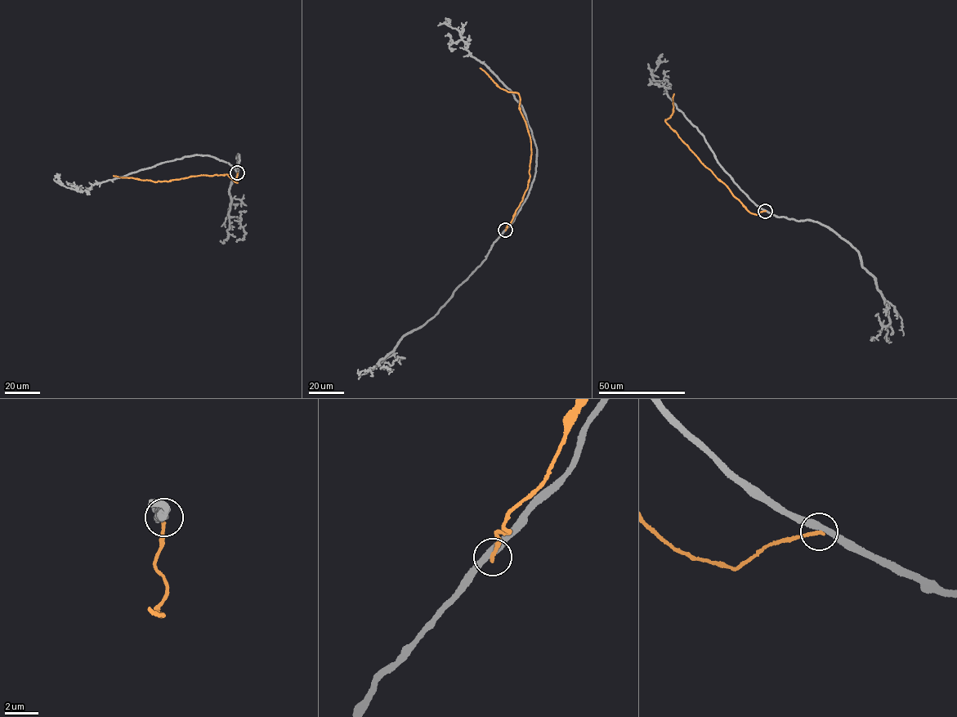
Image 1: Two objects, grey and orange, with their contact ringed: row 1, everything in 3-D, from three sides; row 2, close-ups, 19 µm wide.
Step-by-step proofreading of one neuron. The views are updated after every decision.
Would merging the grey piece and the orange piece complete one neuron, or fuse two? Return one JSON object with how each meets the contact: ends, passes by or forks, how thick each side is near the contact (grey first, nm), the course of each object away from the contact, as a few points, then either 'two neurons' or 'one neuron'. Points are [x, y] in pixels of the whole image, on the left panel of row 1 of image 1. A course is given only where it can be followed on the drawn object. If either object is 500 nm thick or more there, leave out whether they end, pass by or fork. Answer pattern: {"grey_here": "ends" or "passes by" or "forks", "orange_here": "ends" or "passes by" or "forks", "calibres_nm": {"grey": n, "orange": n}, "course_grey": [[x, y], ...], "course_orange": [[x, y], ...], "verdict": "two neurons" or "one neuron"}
{"grey_here": "passes by", "orange_here": "ends", "calibres_nm": {"grey": 400, "orange": 200}, "course_grey": [[237, 172], [228, 163], [197, 154], [158, 163], [80, 191], [61, 185], [56, 173]], "course_orange": [[237, 172], [237, 183], [226, 174], [192, 176], [167, 181], [113, 175]], "verdict": "two neurons"}

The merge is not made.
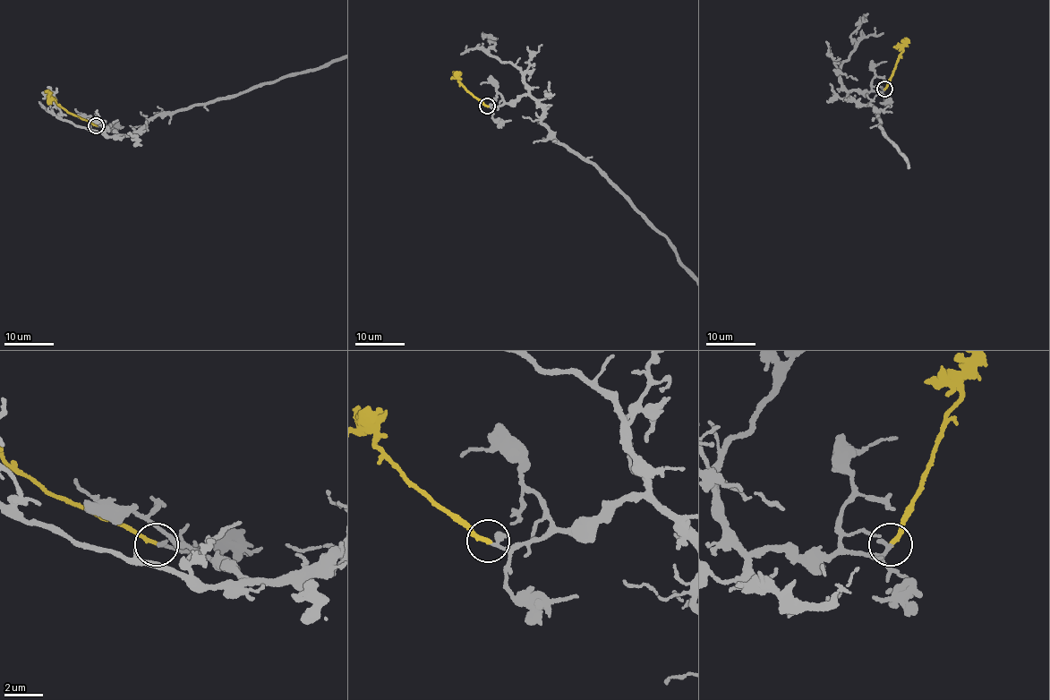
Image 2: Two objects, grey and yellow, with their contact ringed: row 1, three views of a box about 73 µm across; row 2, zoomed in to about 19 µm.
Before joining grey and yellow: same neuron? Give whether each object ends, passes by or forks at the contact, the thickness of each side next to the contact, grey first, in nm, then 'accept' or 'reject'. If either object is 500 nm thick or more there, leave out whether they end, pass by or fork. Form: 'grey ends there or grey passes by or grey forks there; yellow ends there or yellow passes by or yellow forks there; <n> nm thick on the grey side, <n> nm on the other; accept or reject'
grey ends there; yellow ends there; 240 nm thick on the grey side, 220 nm on the other; accept

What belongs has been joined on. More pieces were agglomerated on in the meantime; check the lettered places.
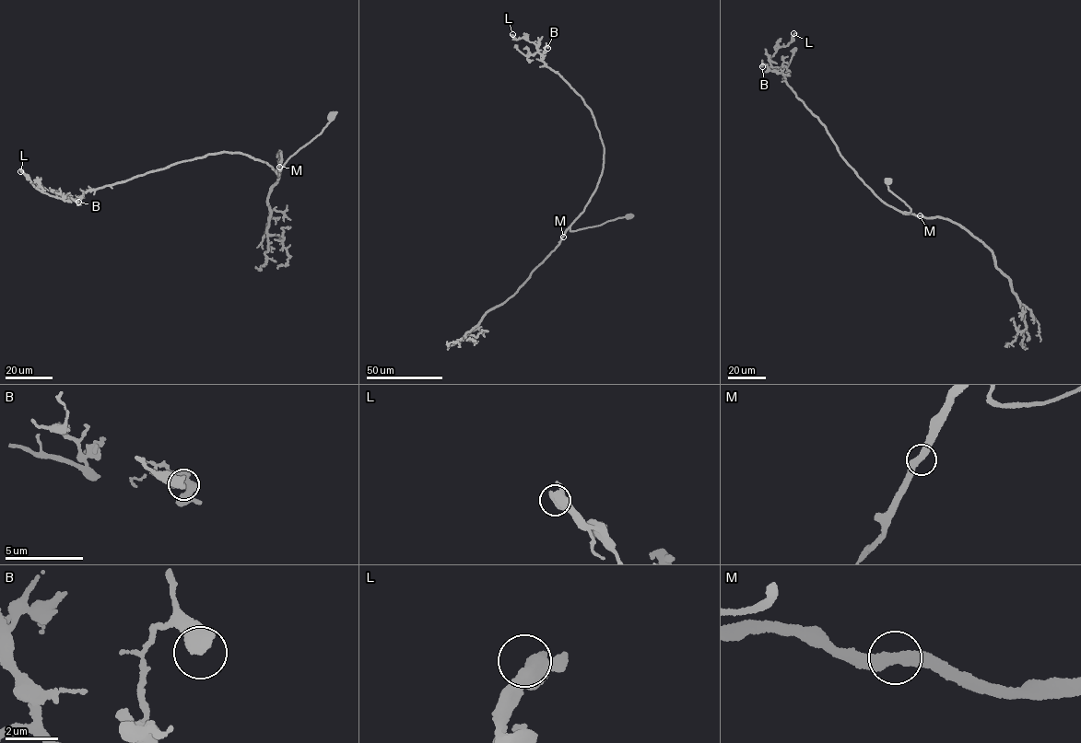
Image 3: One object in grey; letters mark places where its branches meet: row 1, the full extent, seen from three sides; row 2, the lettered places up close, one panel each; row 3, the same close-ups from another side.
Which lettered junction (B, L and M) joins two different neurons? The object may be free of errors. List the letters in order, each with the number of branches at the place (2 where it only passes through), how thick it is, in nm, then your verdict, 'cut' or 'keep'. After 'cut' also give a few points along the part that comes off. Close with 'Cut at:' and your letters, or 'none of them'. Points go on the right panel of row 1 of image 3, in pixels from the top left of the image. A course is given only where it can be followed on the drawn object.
B: 1 | 550 nm | keep
L: 2 | 500 nm | keep
M: 2 | 440 nm | keep
Cut at: none of them

